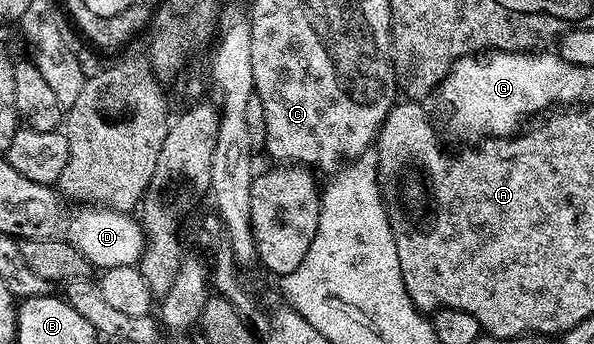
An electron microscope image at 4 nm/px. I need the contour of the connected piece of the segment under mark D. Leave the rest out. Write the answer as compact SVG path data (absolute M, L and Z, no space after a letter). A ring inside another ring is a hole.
M62 201L54 204L50 233L45 239L65 240L74 244L98 269L116 268L118 265L135 266L139 262L144 247L144 235L141 224L131 214L105 207L78 207L75 208L76 211L68 213L66 206Z

